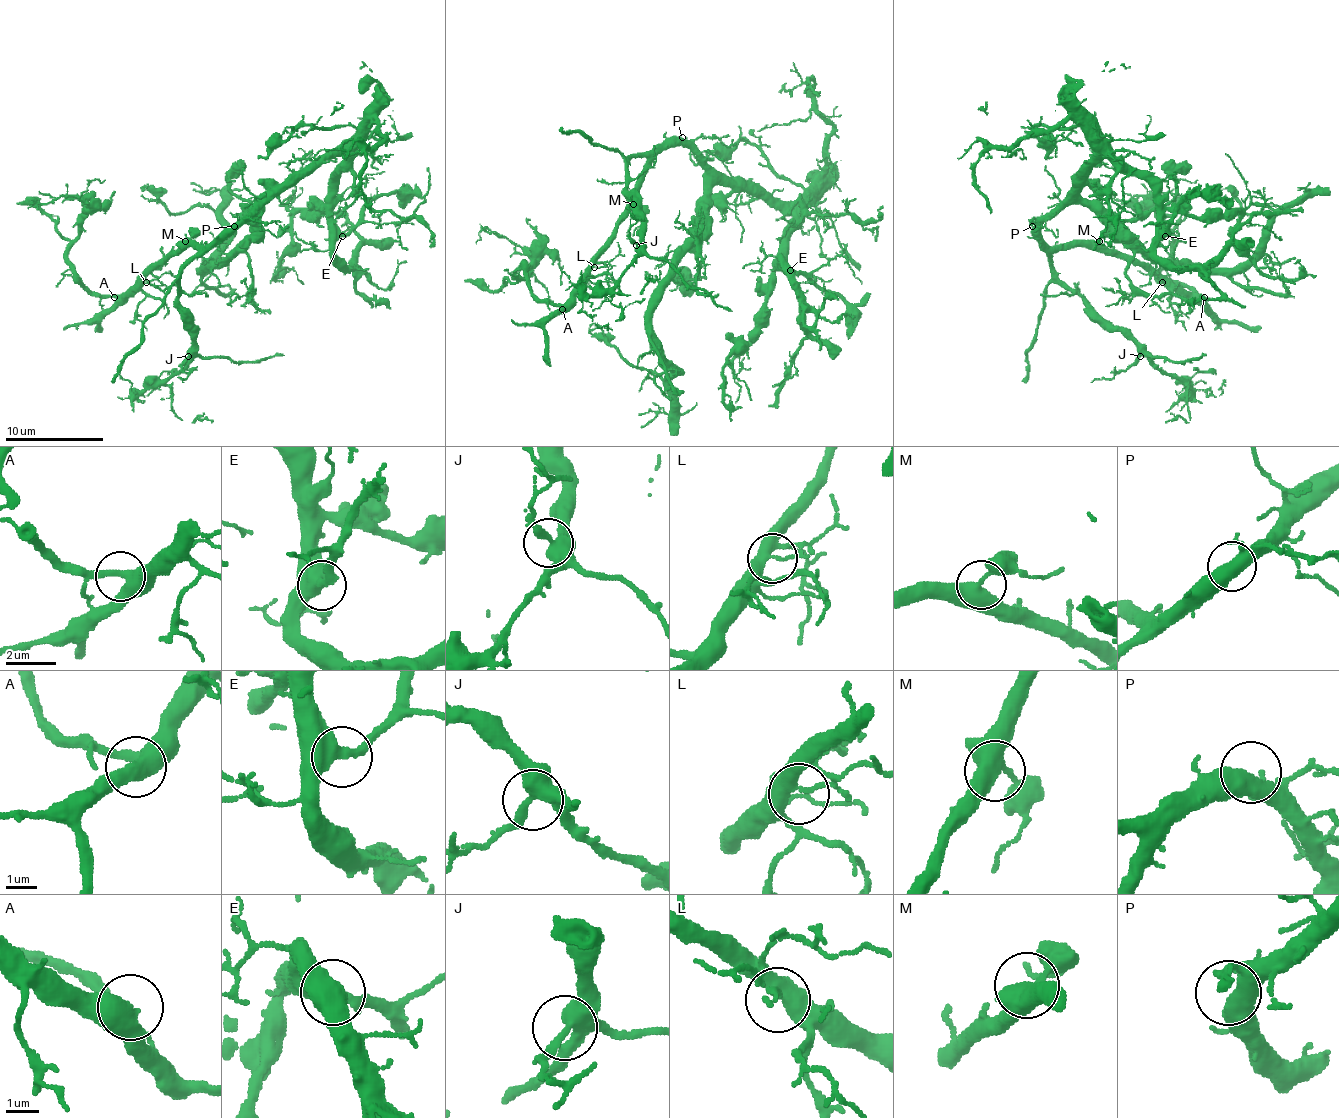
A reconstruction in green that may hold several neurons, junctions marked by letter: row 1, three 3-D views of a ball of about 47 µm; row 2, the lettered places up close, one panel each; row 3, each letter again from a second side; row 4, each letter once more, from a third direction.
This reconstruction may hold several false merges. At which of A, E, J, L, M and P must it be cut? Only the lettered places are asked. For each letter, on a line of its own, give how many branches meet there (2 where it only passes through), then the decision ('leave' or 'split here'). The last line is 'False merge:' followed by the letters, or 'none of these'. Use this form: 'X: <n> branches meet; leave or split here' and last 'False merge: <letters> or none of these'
A: 3 branches meet; leave
E: 2 branches meet; leave
J: 3 branches meet; leave
L: 3 branches meet; leave
M: 3 branches meet; leave
P: 4 branches meet; leave
False merge: none of these

